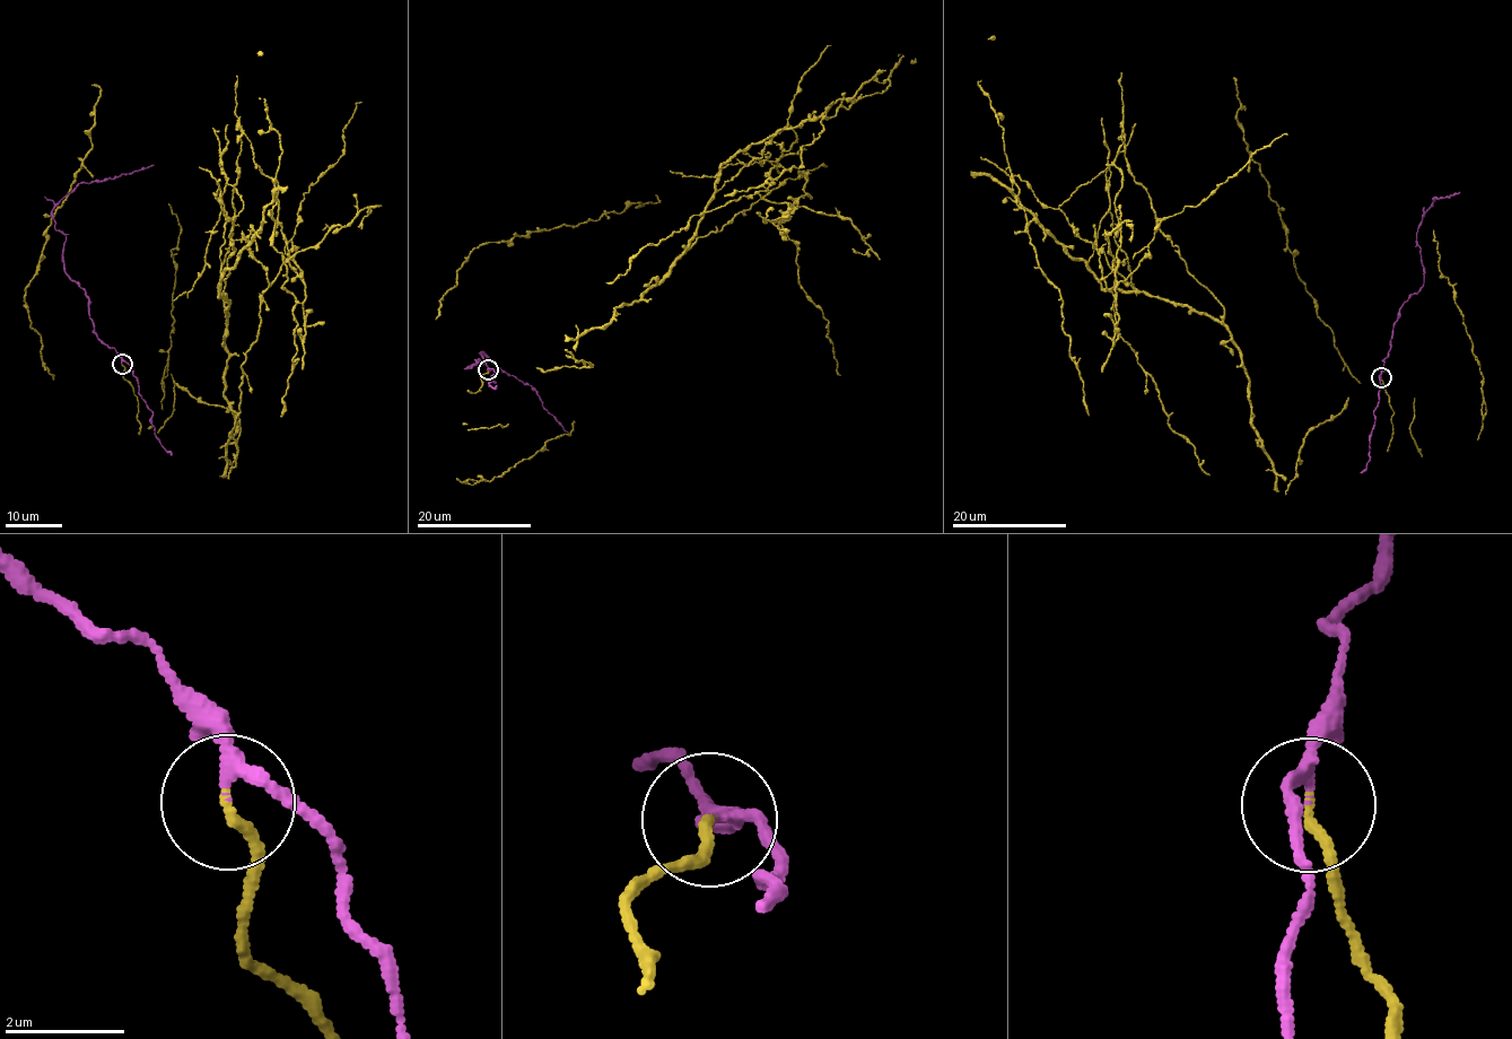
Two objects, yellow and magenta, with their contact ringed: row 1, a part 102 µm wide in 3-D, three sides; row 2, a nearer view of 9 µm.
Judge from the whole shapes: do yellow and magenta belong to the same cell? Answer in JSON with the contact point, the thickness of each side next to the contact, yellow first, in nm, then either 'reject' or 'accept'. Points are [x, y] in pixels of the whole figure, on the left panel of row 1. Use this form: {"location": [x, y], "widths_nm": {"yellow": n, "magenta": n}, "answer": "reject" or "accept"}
{"location": [122, 364], "widths_nm": {"yellow": 160, "magenta": 140}, "answer": "reject"}

